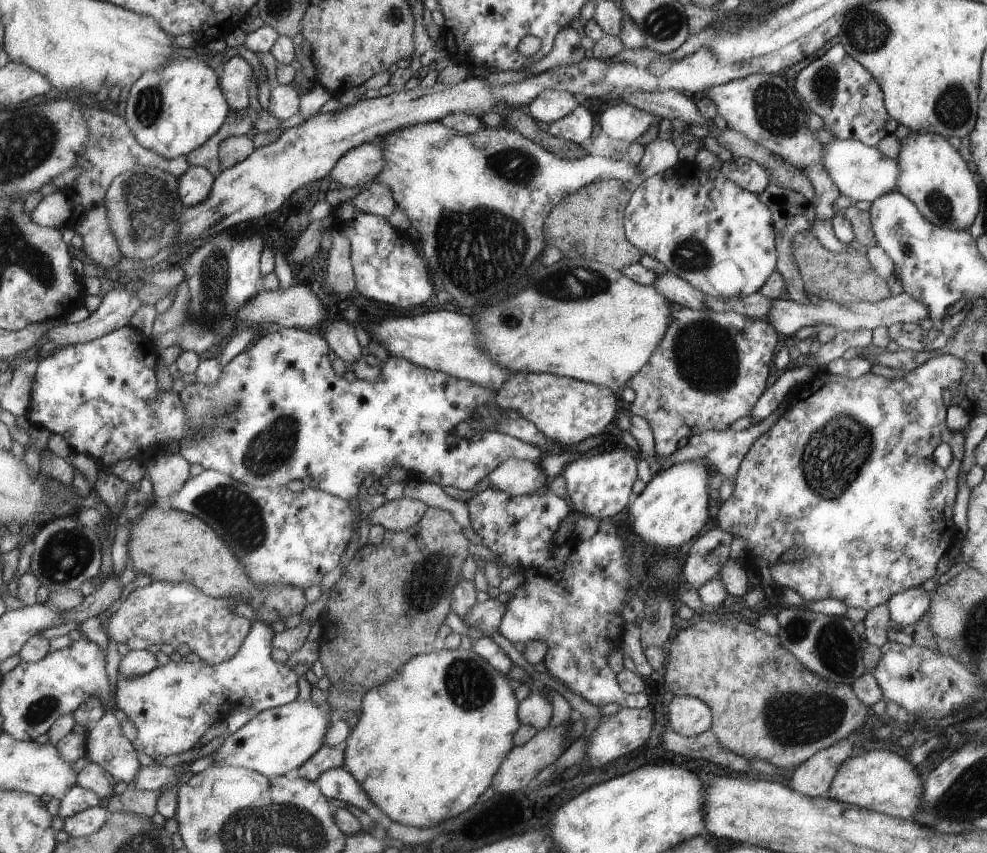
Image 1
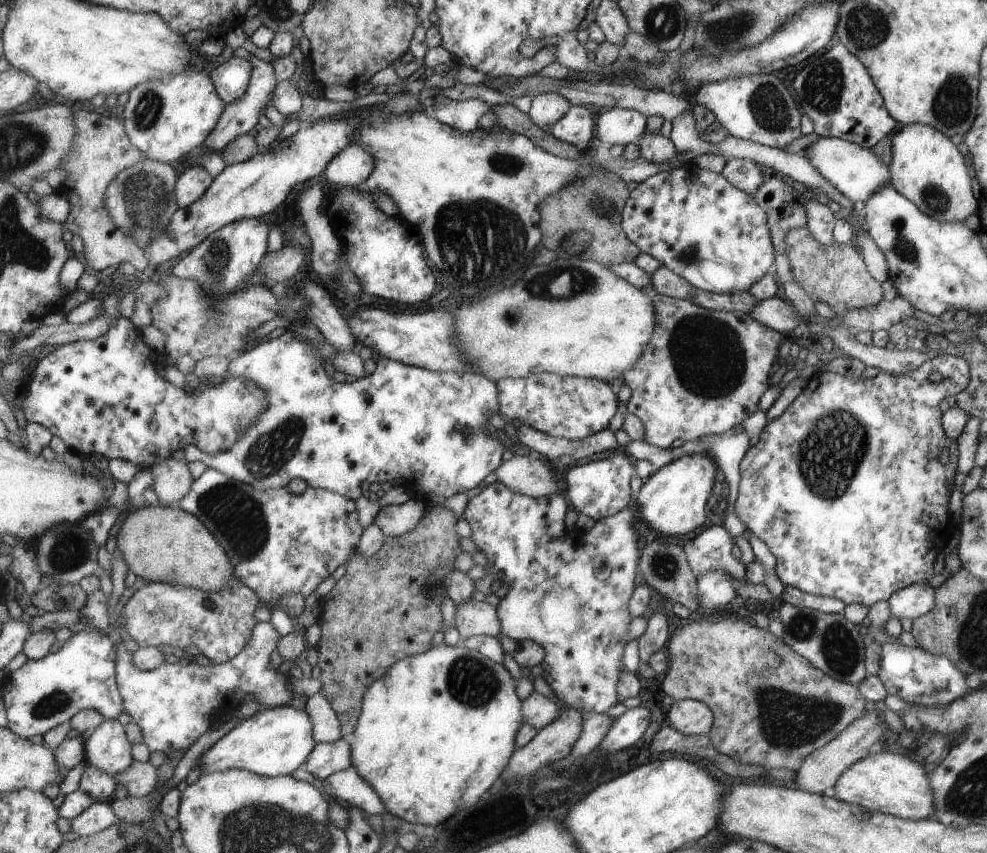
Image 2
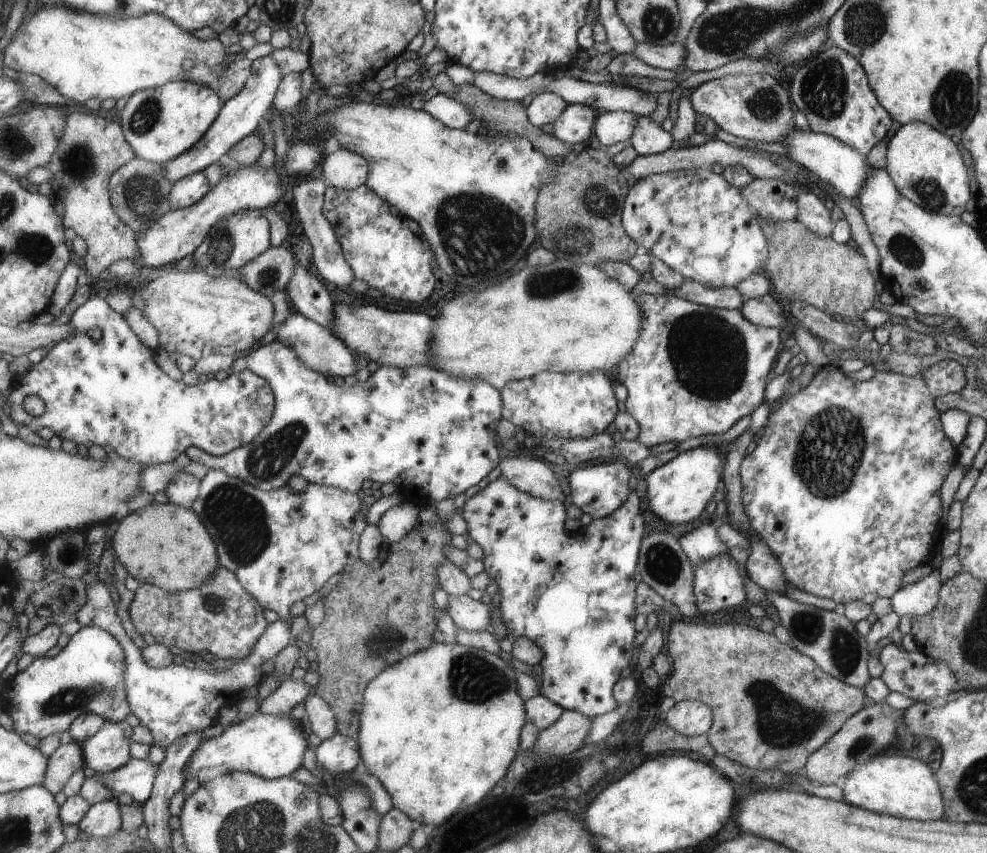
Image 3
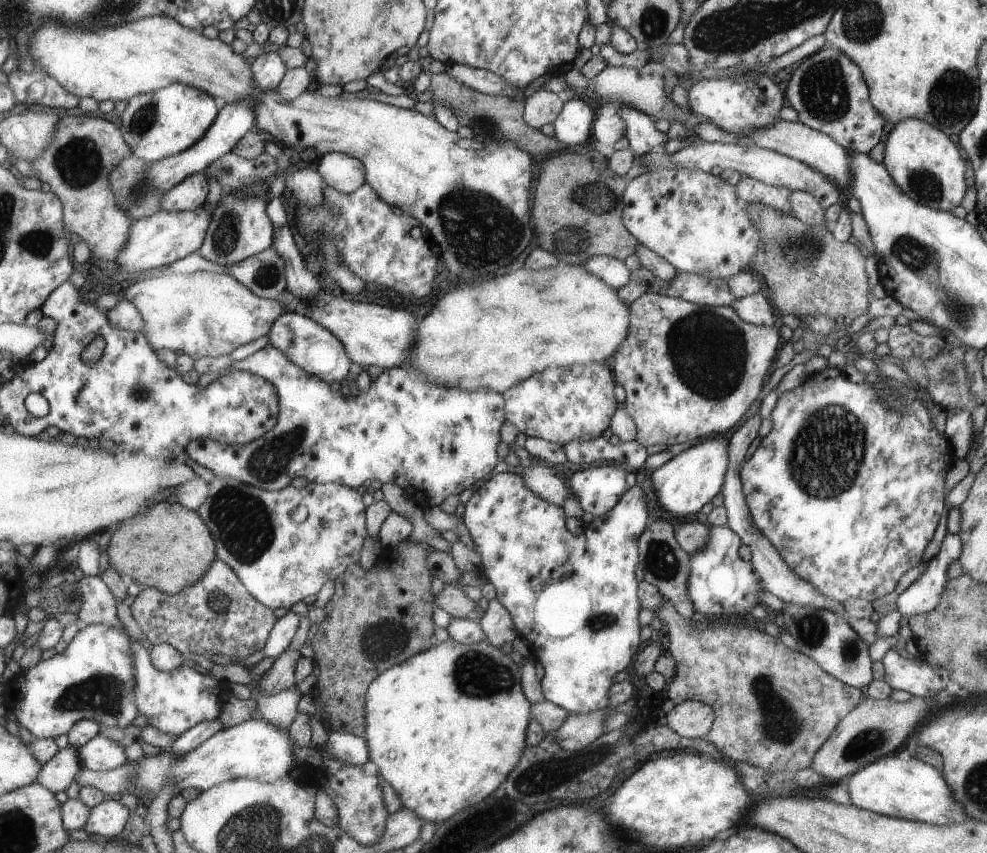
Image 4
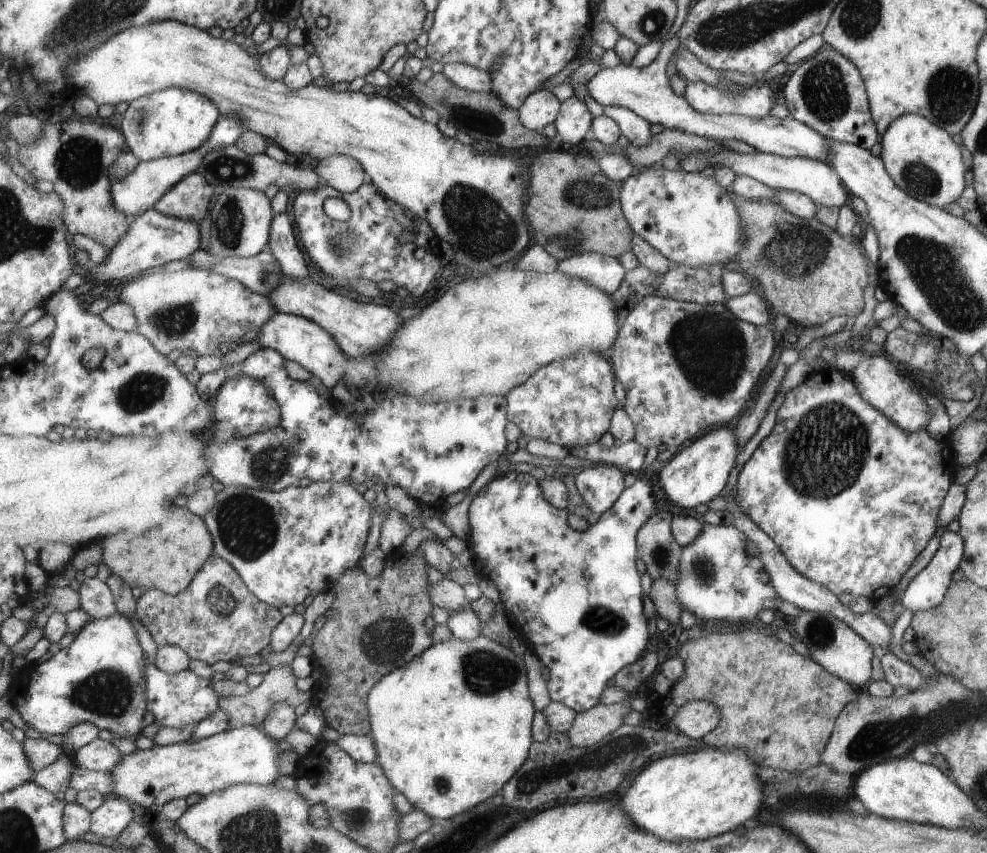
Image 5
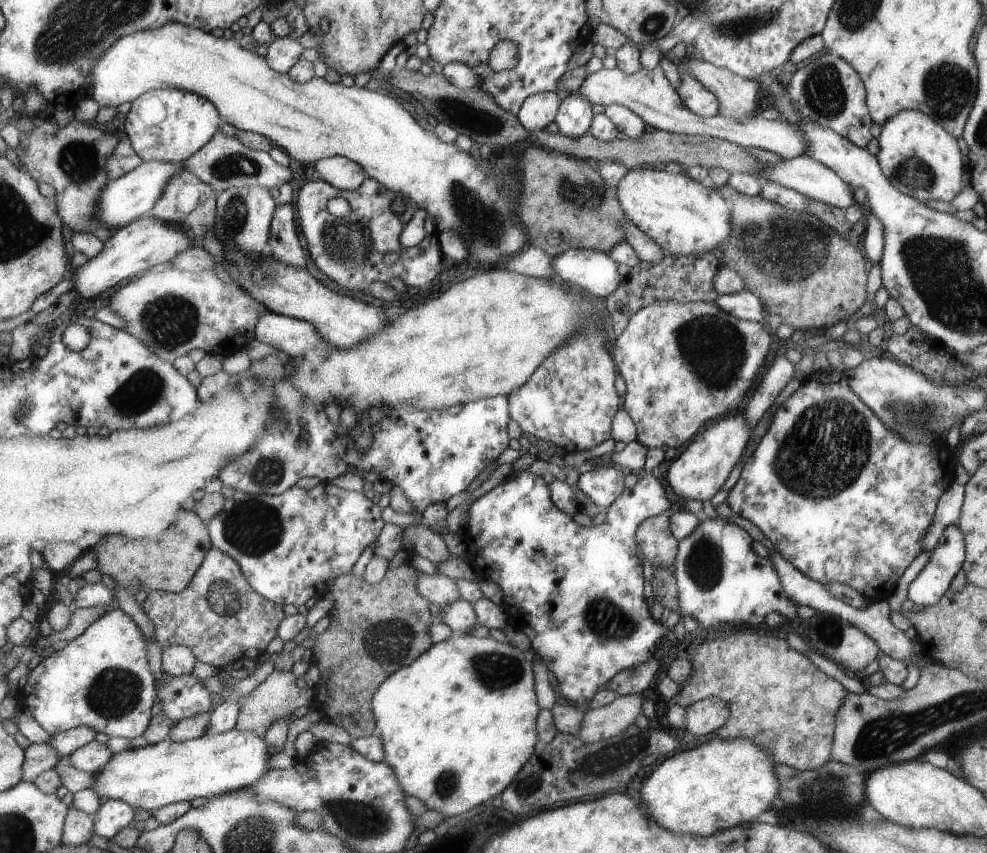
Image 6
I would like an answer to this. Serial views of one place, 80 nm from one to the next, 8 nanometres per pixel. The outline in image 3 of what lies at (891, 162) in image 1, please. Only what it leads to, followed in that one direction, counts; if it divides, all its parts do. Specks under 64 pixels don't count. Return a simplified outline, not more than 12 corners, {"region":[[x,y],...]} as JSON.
{"region":[[792,130],[788,156],[851,199],[872,169],[832,136]]}

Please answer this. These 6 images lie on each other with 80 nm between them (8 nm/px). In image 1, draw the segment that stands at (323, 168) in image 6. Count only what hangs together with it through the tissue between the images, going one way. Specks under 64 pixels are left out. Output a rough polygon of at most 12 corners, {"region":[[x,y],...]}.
{"region":[[384,145],[348,150],[327,175],[343,187],[369,183],[384,166]]}

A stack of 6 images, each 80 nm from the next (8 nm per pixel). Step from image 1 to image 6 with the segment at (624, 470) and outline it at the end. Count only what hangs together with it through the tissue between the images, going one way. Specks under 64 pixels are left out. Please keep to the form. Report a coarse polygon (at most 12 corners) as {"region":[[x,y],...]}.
{"region":[[595,467],[577,486],[597,510],[623,492],[619,468]]}

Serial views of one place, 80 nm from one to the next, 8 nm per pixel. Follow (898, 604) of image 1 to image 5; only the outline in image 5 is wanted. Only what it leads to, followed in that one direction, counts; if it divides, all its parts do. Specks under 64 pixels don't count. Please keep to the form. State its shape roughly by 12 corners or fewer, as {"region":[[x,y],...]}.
{"region":[[945,529],[929,564],[898,600],[903,610],[940,605],[964,559],[964,540]]}

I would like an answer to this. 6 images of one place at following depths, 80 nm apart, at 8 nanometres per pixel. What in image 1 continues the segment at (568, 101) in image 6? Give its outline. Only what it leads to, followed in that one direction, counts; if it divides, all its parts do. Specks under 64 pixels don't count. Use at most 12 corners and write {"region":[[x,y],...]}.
{"region":[[576,106],[548,126],[551,136],[579,145],[596,129],[591,114]]}

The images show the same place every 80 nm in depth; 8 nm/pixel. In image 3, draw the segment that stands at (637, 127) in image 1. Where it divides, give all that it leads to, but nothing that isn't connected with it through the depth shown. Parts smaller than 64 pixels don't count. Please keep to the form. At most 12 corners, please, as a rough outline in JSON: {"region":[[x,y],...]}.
{"region":[[604,111],[594,134],[603,148],[627,140],[636,116]]}

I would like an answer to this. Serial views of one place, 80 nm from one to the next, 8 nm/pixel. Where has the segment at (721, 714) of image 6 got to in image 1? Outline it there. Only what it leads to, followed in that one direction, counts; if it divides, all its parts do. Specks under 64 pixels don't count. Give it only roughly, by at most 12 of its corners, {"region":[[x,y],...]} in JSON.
{"region":[[673,696],[666,728],[684,737],[712,724],[708,703]]}

